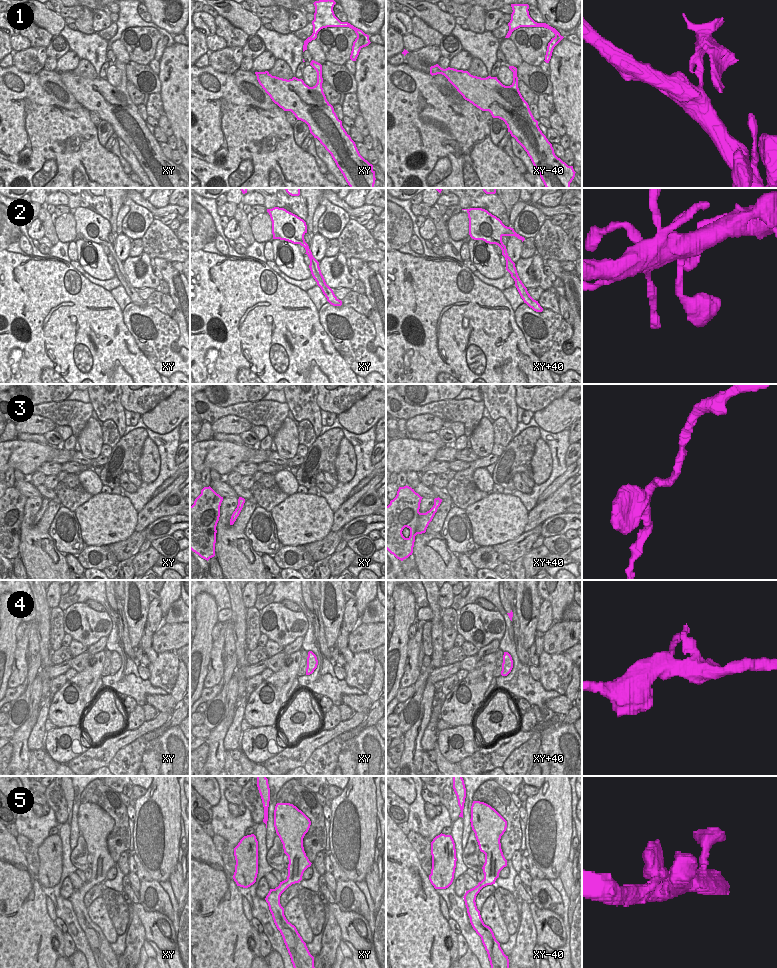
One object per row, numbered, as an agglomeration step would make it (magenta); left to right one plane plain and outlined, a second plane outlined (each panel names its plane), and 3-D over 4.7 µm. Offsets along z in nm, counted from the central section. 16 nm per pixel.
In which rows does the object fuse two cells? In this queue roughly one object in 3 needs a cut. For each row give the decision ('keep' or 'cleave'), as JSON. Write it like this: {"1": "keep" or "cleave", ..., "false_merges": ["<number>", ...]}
{"1": "cleave", "2": "keep", "3": "keep", "4": "keep", "5": "keep", "false_merges": ["1"]}

